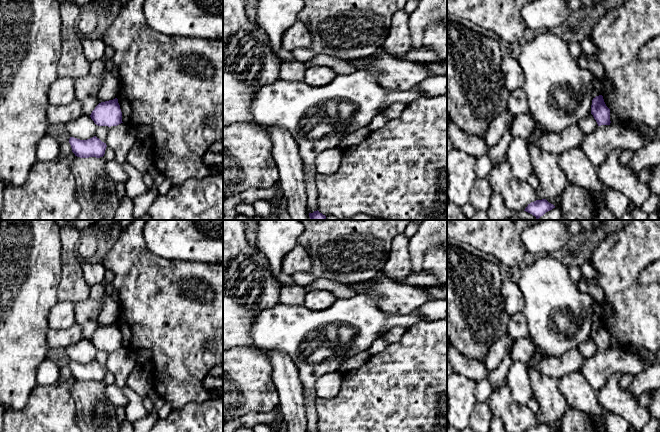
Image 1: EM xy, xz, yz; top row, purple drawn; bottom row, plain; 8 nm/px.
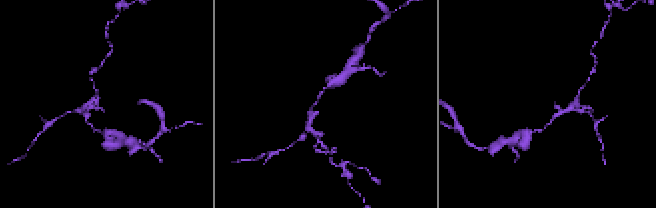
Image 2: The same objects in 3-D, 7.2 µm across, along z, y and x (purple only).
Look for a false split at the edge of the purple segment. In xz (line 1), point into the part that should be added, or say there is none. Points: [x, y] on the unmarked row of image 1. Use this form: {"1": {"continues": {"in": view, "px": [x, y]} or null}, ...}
{"1": {"continues": null}}

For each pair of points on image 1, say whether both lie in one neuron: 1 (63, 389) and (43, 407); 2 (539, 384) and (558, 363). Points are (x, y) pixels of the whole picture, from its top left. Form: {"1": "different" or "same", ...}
{"1": "same", "2": "different"}

